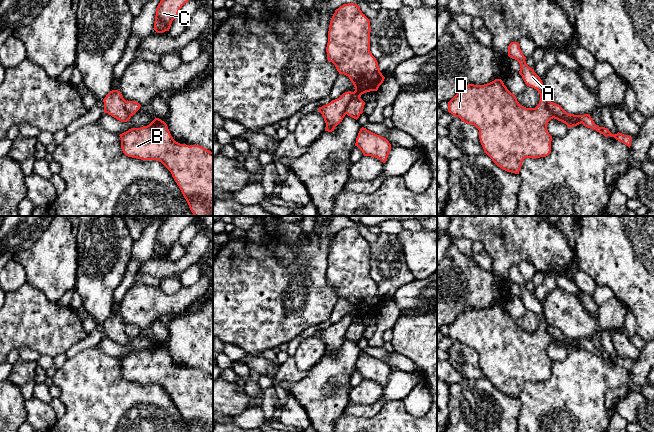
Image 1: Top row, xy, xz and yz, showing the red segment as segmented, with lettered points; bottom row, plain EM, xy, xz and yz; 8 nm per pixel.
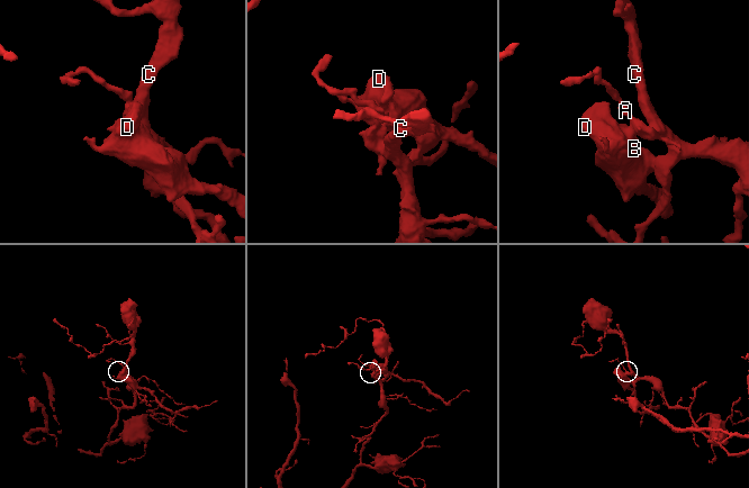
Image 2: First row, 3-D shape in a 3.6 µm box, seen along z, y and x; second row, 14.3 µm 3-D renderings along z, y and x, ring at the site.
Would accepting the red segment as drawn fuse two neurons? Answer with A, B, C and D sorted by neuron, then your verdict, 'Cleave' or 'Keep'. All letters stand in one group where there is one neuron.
Groups: A B D / C. Cleave

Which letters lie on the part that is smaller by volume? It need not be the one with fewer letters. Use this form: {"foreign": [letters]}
{"foreign": ["A", "B", "D"]}

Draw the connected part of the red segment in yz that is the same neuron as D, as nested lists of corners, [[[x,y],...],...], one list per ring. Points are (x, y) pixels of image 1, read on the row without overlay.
[[[518,266],[508,270],[508,280],[520,288],[525,308],[540,318],[535,332],[519,328],[501,303],[484,309],[469,308],[449,326],[448,336],[479,354],[481,369],[501,393],[519,398],[525,382],[546,381],[551,376],[552,360],[547,354],[551,343],[565,347],[548,333],[548,323],[540,301],[526,288]]]

